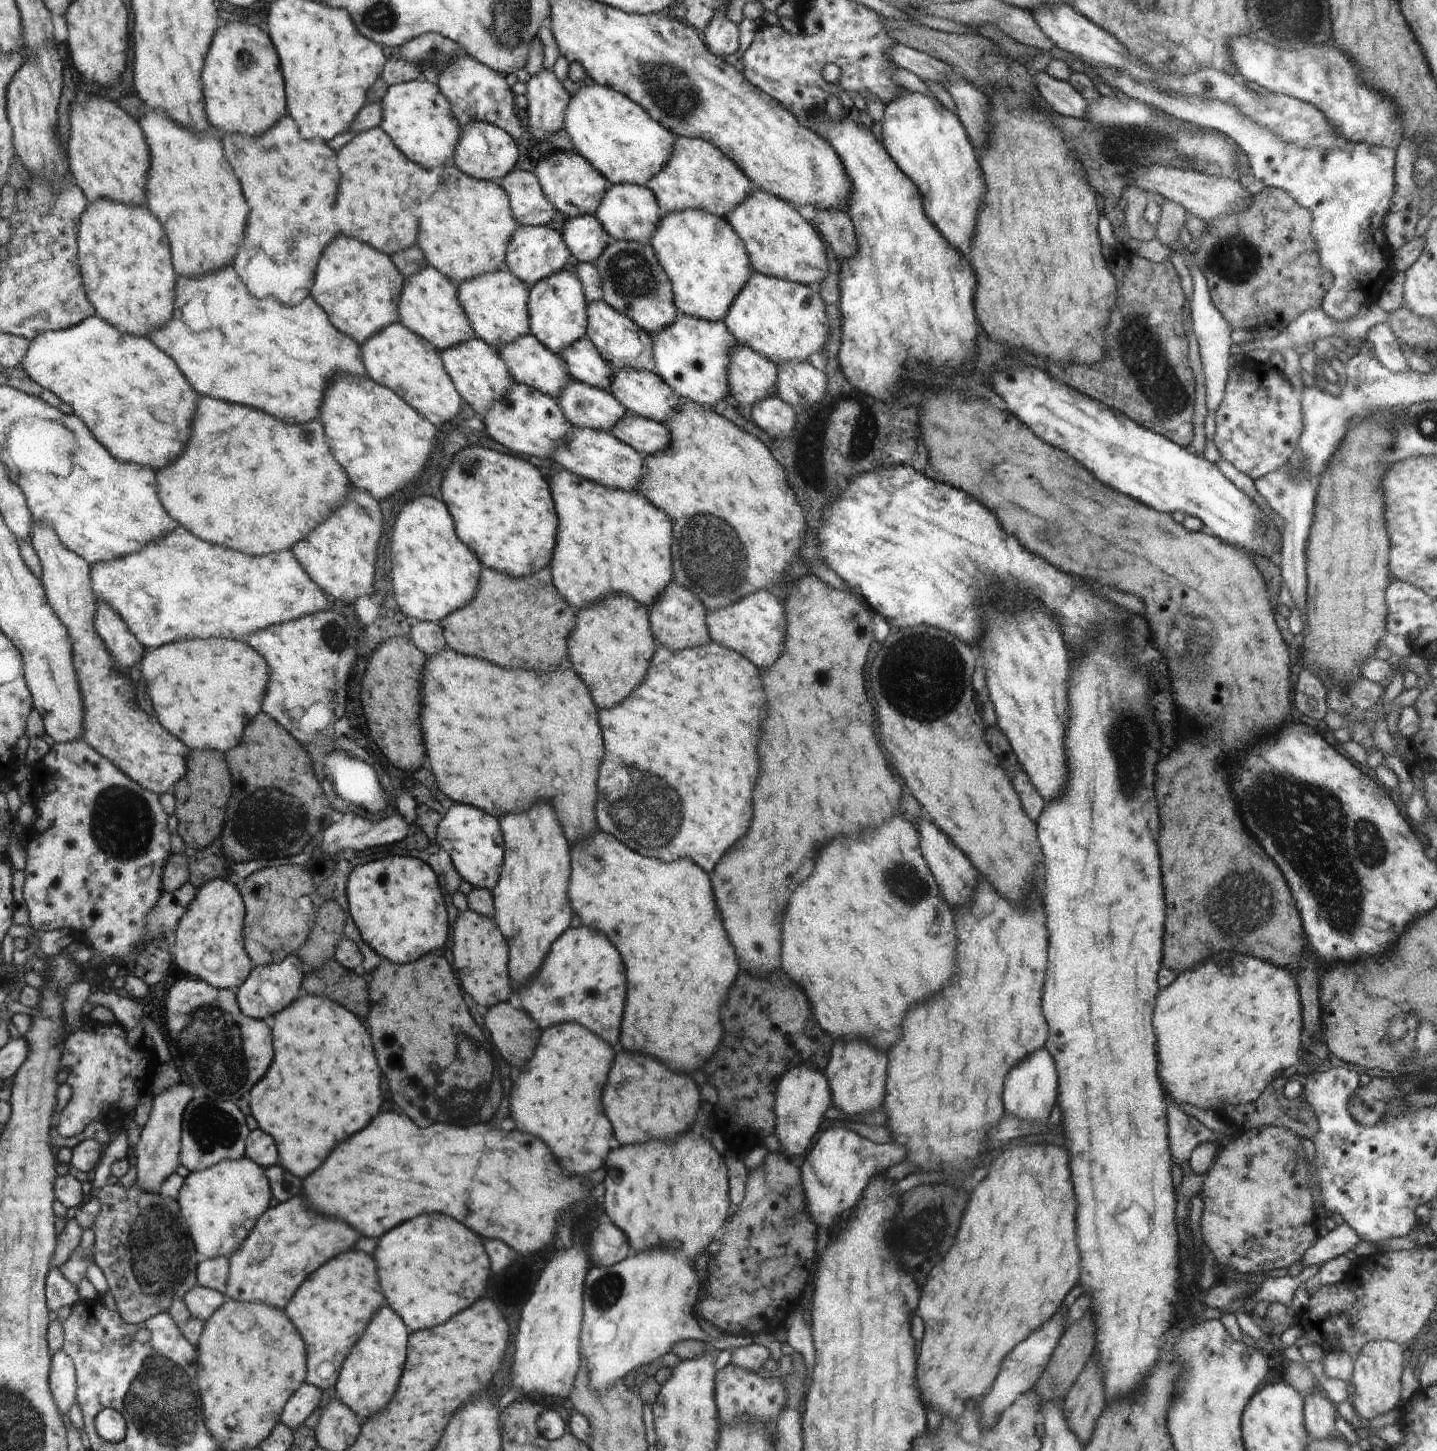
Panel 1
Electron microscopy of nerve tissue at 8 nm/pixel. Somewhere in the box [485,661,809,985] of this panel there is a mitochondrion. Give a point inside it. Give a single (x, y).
(633, 801)

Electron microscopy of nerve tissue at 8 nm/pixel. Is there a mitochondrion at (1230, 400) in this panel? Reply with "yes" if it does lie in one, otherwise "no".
no

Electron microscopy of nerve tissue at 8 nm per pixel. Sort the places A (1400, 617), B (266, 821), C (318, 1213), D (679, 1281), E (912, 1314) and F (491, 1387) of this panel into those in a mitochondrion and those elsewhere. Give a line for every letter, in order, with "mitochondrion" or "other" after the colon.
A: other
B: mitochondrion
C: other
D: other
E: other
F: other

